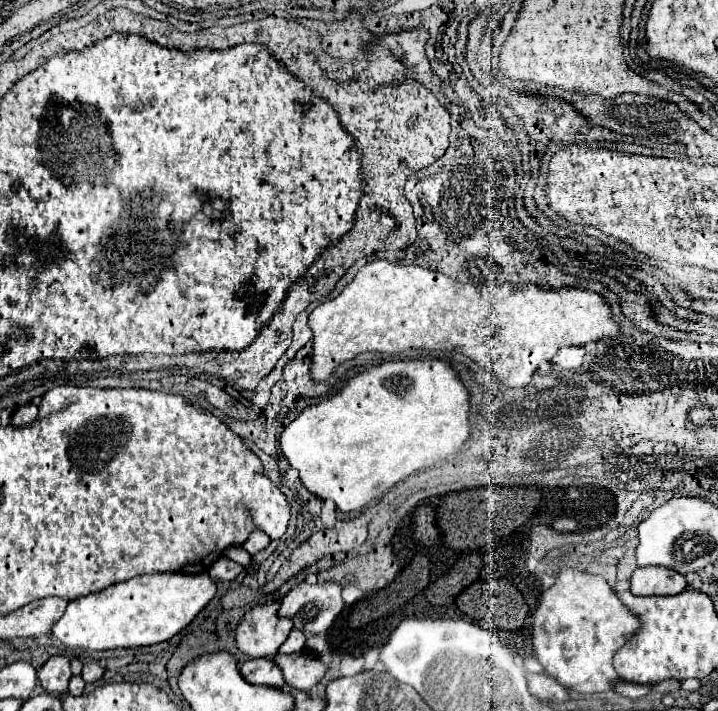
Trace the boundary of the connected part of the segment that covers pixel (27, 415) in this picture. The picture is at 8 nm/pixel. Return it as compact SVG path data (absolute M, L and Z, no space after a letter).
M26 404L12 414L11 424L14 426L26 425L26 422L33 422L38 416L38 407L34 404Z

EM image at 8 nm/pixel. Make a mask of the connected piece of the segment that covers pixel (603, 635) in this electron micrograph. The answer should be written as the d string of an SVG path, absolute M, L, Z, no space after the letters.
M572 568L560 572L556 584L542 594L532 618L532 644L536 660L544 672L556 678L564 688L582 694L612 690L620 678L612 666L614 652L626 636L638 630L638 618L616 598L602 576L584 574Z

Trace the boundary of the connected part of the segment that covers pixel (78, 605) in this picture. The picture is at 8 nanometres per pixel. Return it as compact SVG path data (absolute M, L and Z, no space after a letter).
M156 572L134 576L112 584L106 590L68 602L64 616L54 624L52 634L66 646L88 650L114 650L152 646L182 632L216 596L216 584L208 572Z

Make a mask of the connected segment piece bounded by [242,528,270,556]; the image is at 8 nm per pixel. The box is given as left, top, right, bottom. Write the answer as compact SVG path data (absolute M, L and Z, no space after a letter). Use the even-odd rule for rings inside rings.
M256 528L256 530L252 532L252 536L248 536L248 540L246 540L242 546L246 548L246 552L248 552L250 556L254 556L254 554L258 554L260 550L264 550L268 544L270 544L270 536L268 536L264 530Z

